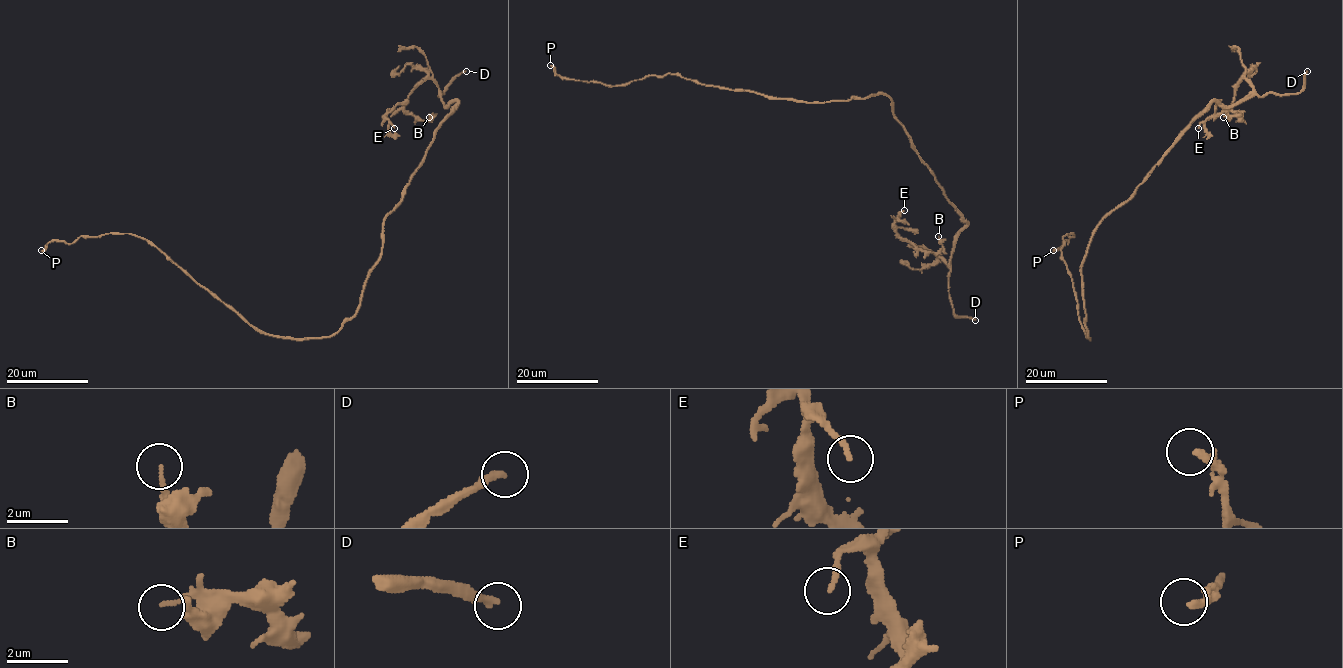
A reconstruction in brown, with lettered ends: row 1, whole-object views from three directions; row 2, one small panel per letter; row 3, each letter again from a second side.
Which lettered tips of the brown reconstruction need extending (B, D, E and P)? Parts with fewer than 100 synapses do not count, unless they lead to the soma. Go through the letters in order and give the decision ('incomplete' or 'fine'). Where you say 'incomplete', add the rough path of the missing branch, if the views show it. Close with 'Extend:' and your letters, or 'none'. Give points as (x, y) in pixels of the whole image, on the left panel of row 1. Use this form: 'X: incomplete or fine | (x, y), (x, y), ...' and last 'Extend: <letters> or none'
B: fine
D: incomplete
E: fine
P: fine
Extend: D

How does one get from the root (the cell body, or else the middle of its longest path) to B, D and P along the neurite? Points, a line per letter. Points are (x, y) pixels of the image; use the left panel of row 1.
B: (369, 277), (381, 253), (383, 220), (457, 102), (446, 106), (438, 86), (425, 79), (404, 109), (429, 117)
D: (369, 277), (381, 253), (383, 220), (397, 206), (433, 132), (457, 102), (446, 106), (439, 93), (466, 71)
P: (369, 277), (358, 310), (336, 332), (288, 338), (255, 330), (133, 234), (51, 240), (41, 250)

